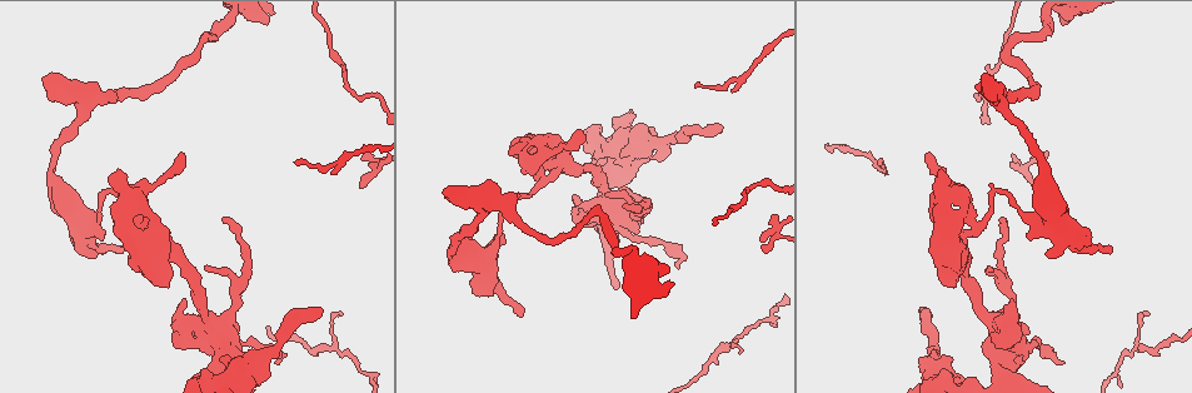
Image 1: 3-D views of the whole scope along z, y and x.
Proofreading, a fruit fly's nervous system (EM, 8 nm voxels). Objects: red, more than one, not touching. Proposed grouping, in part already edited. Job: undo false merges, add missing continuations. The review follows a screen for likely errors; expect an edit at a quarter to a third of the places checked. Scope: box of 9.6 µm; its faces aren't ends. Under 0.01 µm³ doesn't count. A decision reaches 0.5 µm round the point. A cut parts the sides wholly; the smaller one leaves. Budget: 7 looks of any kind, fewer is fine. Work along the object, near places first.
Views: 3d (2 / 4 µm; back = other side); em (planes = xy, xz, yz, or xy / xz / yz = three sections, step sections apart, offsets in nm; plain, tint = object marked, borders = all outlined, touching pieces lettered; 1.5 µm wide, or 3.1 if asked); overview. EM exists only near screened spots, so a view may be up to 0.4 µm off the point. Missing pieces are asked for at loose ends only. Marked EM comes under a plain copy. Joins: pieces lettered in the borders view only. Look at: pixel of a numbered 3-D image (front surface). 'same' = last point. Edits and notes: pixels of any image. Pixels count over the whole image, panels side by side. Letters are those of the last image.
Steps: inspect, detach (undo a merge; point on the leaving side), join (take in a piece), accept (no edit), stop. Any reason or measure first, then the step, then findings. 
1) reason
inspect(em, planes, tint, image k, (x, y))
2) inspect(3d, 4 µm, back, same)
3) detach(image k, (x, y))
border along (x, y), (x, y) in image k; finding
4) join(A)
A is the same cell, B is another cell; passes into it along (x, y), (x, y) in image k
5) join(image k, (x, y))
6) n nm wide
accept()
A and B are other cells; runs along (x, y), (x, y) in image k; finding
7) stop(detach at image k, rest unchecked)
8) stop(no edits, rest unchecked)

abrupt turn
inspect(em, xy, step 8, borders, image 1, (1003, 380))

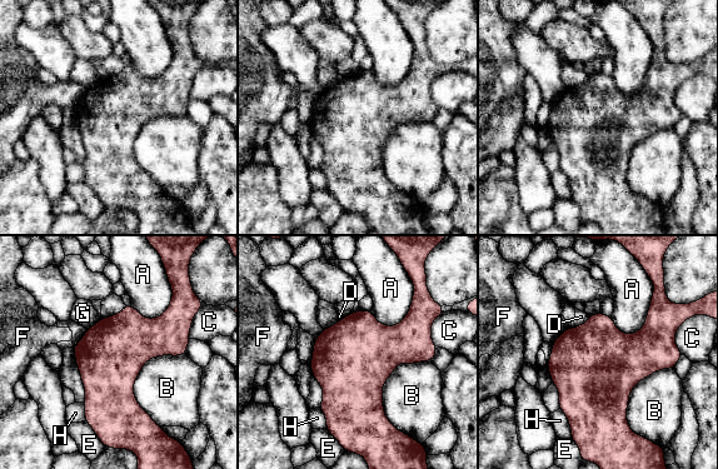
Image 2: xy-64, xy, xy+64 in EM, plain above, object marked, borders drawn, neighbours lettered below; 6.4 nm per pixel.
cut it another way
inspect(em, planes, borders, same)

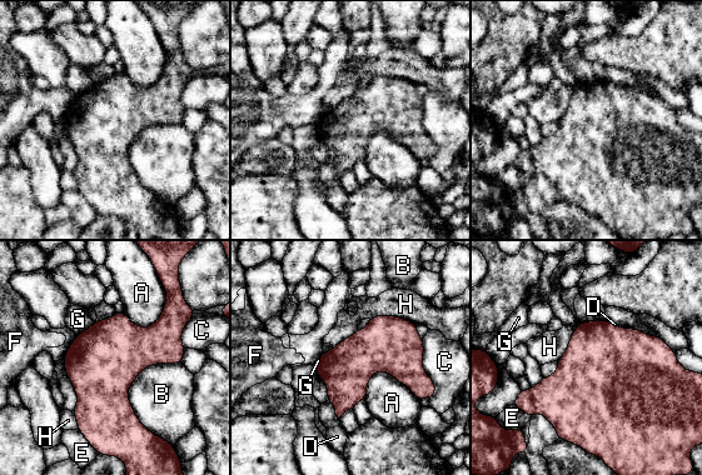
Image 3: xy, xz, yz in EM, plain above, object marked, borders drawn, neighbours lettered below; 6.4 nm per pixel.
accept()
A, B, C, D, E, F, G and H are other cells; border along (180, 363), (128, 391), (157, 435) in image 3; all the same cell

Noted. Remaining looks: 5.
an open end
inspect(em, yz, step 8, borders, image 1, (763, 241))

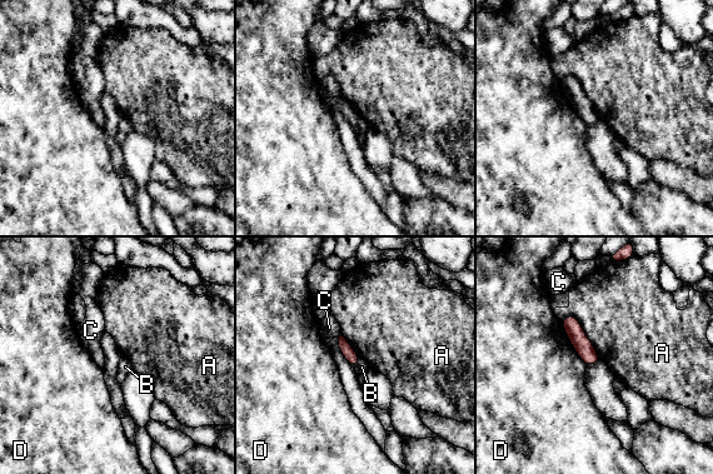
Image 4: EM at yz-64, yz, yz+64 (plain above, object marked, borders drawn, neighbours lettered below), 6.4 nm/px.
accept()
A, B, C and D are other cells; border along (566, 315), (578, 320), (601, 358) in image 4; none of them fits

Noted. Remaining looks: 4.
sharp bend
inspect(3d, 4 µm, image 1, (616, 251))

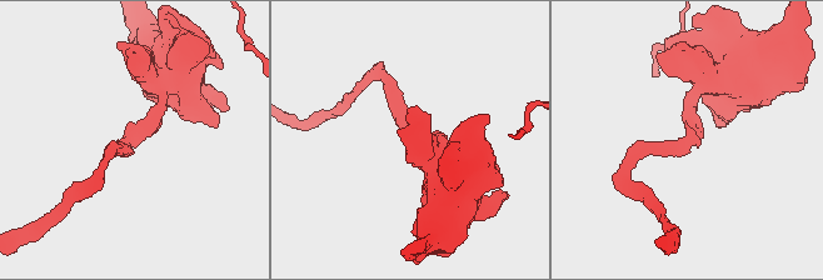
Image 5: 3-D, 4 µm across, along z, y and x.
inspect(em, planes, tint, image 5, (684, 140))

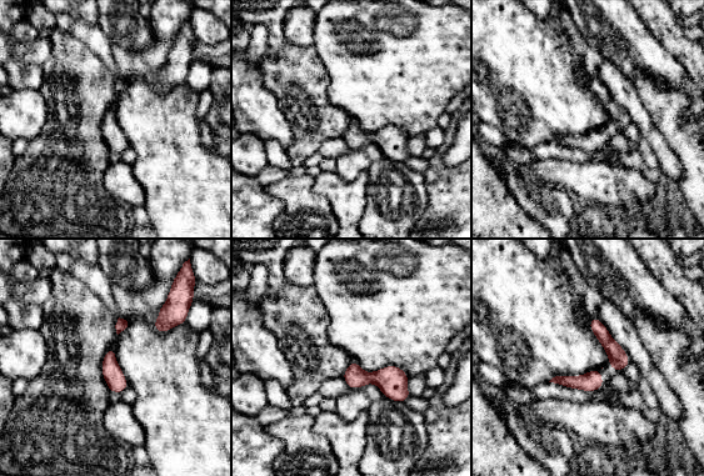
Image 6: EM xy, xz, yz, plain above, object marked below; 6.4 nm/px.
what lies round it
inspect(em, planes, borders, same)

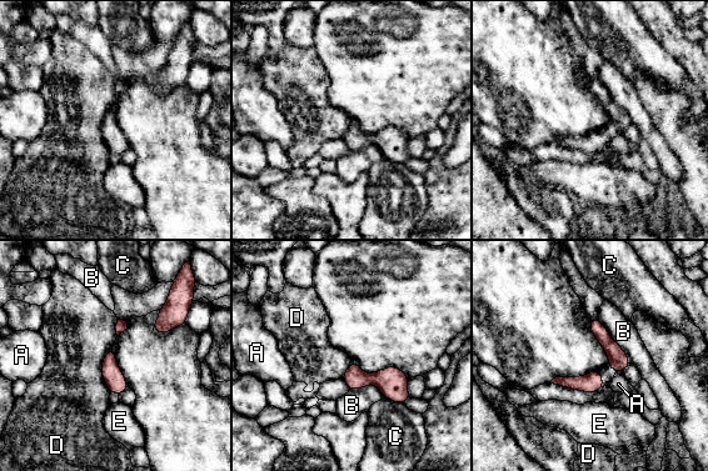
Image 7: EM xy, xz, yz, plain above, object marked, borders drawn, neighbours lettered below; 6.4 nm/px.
130 nm wide; B touches over 360 nm
accept()
A, B, C, D and E are other cells; all the same cell

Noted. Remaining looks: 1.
stop(no edits, rest unchecked)

